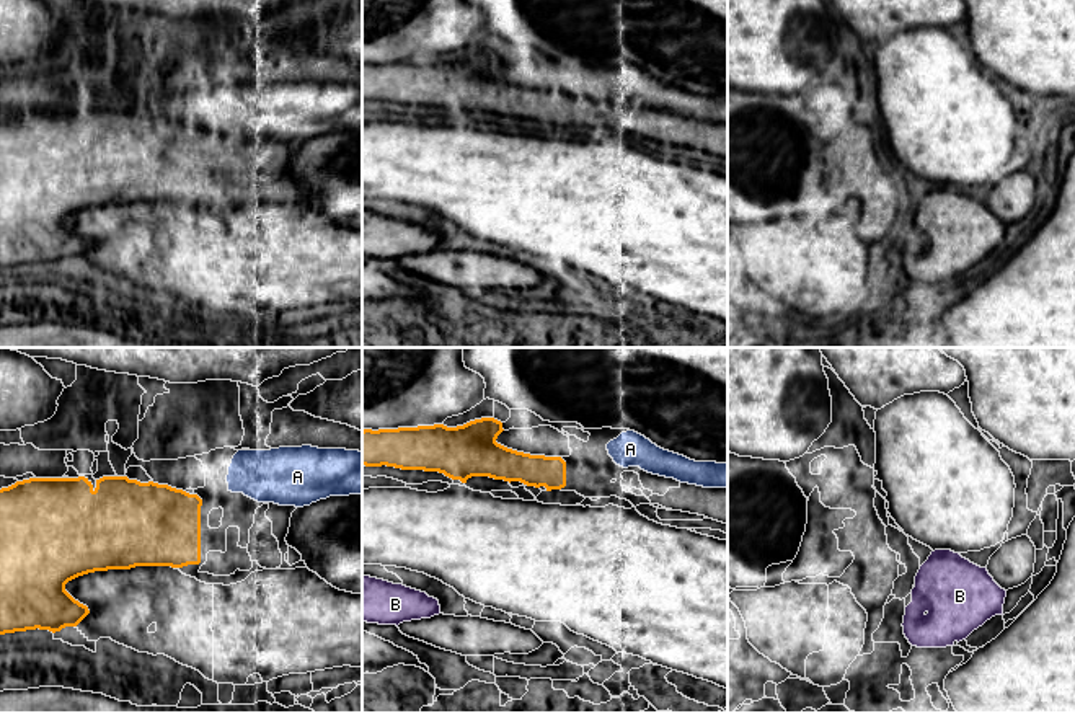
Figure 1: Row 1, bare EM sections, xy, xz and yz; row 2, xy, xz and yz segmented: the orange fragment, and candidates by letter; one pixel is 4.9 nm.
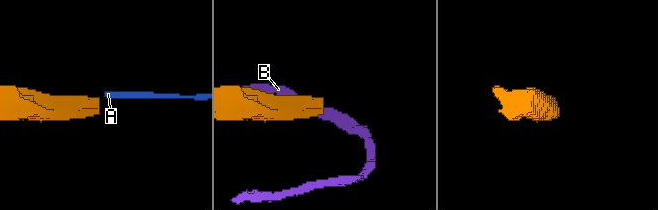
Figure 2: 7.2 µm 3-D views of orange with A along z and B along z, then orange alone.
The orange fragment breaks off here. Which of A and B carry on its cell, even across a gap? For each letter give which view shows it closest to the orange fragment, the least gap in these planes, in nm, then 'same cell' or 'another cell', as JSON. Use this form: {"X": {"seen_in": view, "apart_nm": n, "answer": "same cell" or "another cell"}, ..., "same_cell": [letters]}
{"A": {"seen_in": "xy", "apart_nm": 140, "answer": "another cell"}, "B": {"seen_in": "xz", "apart_nm": 550, "answer": "another cell"}, "same_cell": []}

